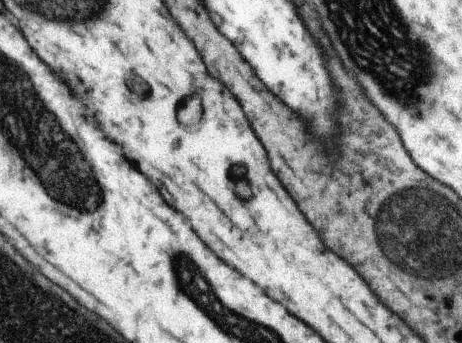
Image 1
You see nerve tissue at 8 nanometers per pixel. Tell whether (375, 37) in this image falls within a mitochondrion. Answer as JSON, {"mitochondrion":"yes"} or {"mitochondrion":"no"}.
{"mitochondrion":"yes"}

